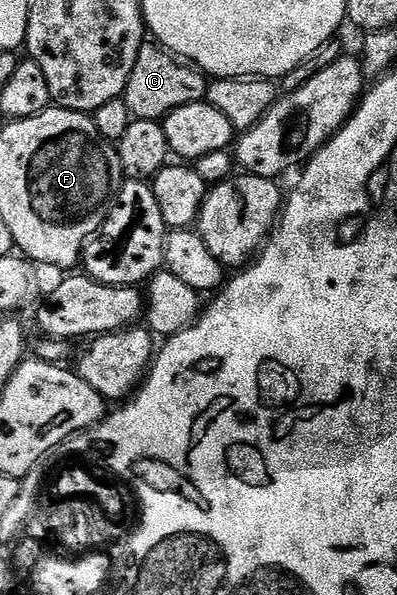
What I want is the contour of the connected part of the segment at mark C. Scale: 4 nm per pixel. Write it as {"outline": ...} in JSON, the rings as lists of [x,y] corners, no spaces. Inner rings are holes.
{"outline":[[[146,42],[138,51],[136,66],[132,66],[124,99],[133,119],[161,122],[169,112],[180,106],[205,101],[207,83],[207,77],[193,64],[175,58],[157,43]]]}

